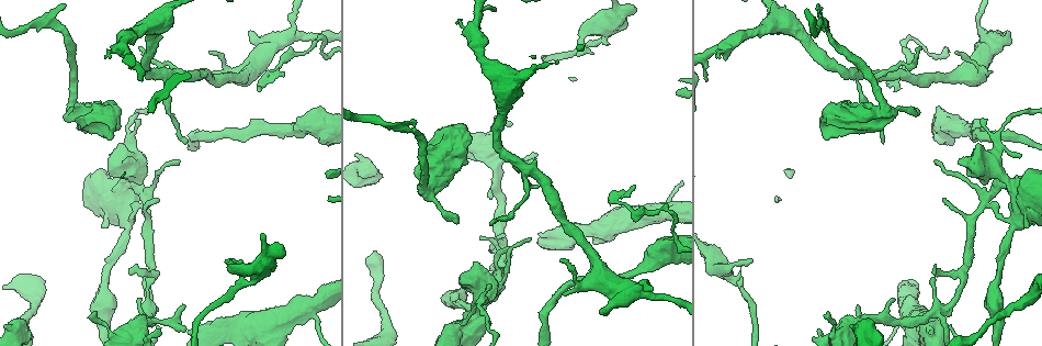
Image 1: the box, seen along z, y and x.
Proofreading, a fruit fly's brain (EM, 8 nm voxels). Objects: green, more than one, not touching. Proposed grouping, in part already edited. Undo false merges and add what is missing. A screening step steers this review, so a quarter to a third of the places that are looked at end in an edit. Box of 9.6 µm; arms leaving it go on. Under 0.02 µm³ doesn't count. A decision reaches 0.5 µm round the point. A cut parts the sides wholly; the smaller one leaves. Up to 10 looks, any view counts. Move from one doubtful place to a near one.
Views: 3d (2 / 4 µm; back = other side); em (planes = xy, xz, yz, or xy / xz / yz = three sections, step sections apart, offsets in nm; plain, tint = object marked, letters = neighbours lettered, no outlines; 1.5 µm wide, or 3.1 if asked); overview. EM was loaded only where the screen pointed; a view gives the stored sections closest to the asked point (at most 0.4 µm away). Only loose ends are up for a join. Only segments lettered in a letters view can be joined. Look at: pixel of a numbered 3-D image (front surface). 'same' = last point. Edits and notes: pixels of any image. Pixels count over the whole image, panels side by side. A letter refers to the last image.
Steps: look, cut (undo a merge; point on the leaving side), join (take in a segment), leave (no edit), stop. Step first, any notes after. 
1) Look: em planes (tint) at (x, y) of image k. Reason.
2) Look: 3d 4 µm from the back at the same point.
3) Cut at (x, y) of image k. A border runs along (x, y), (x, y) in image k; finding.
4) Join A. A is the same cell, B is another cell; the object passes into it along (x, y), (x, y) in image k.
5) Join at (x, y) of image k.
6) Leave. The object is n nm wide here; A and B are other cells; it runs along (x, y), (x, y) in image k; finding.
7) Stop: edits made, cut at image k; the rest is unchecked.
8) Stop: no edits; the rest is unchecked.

Look: 3d 2 µm at (256, 270) of image 1. Looks like a crossing.

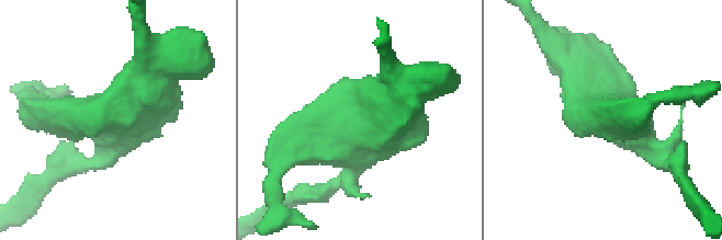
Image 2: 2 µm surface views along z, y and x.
Look: em planes (tint) at (364, 146) of image 2. 4 arms meet here.

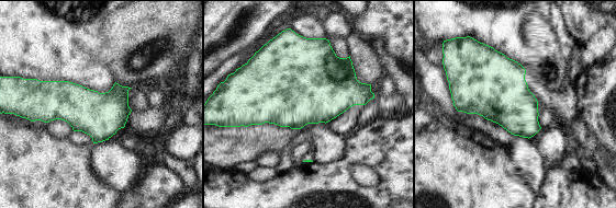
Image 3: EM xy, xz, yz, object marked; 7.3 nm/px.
Look: em planes (letters) at the same point. What lies round it.

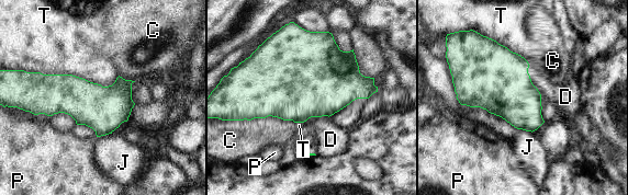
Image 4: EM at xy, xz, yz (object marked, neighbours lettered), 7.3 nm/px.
Leave. C, D, J, P and T are other cells; a border runs along (31, 71), (102, 85), (119, 76) in image 4; continuous, no second neuron.

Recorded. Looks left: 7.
Look: 3d 4 µm at (846, 327) of image 1. Thin arm on a thick one.

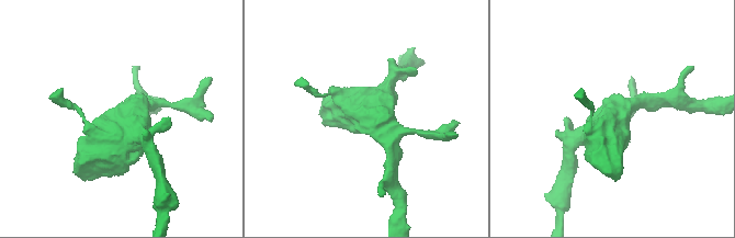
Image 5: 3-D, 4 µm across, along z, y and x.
Look: em planes (letters) at (127, 111) of image 5. 4 arms meet here; shape alone is not enough.

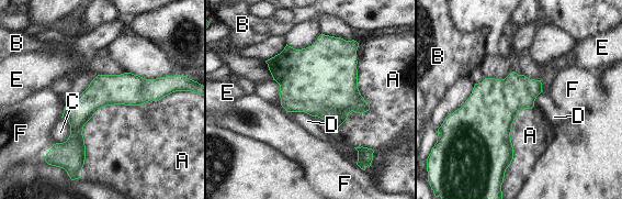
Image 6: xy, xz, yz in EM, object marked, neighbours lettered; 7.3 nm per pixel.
Leave. The object is 400 nm wide here; the longest contact is with A, 900 nm; A, B, C, D, E and F are other cells; one neuron here.

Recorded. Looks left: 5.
Look: em planes (letters) at (962, 271) of image 1. A fork.

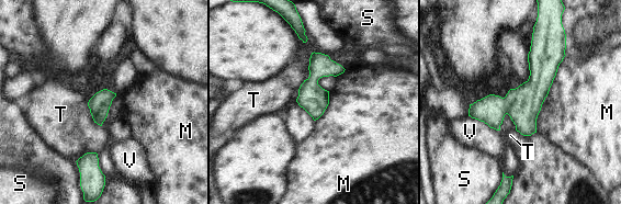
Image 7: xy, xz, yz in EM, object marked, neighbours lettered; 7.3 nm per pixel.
Leave. The longest contact is with M, 600 nm; M, S, T and V are other cells; a border runs along (565, 55), (538, 115), (535, 132) in image 7; continuous, no second neuron.

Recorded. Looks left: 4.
Look: em xz step 8 (tint) at (478, 319) of image 1. Calibre changes.

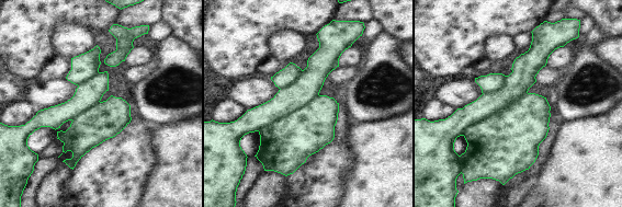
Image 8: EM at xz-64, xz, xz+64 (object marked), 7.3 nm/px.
Look: em planes (tint) at the same point. Cut it another way.

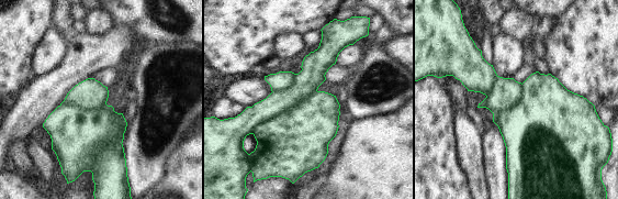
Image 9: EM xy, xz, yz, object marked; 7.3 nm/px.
Look: em planes (letters) at the same point. What lies round it.

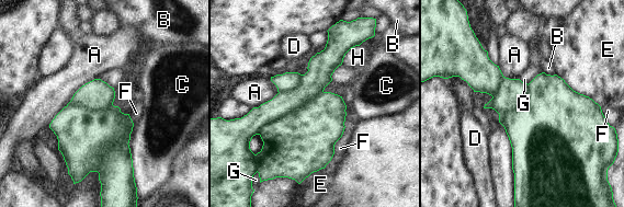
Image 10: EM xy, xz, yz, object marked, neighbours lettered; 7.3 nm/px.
Cut at (283, 103) of image 10. The object is 420 nm wide here; A, B, C, D, E, F, G and H are other cells; a border runs along (322, 91), (268, 124), (258, 134) in image 10; two neurons meet here.

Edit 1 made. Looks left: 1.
Stop: edits made, cut at image 10; the rest is unchecked.

